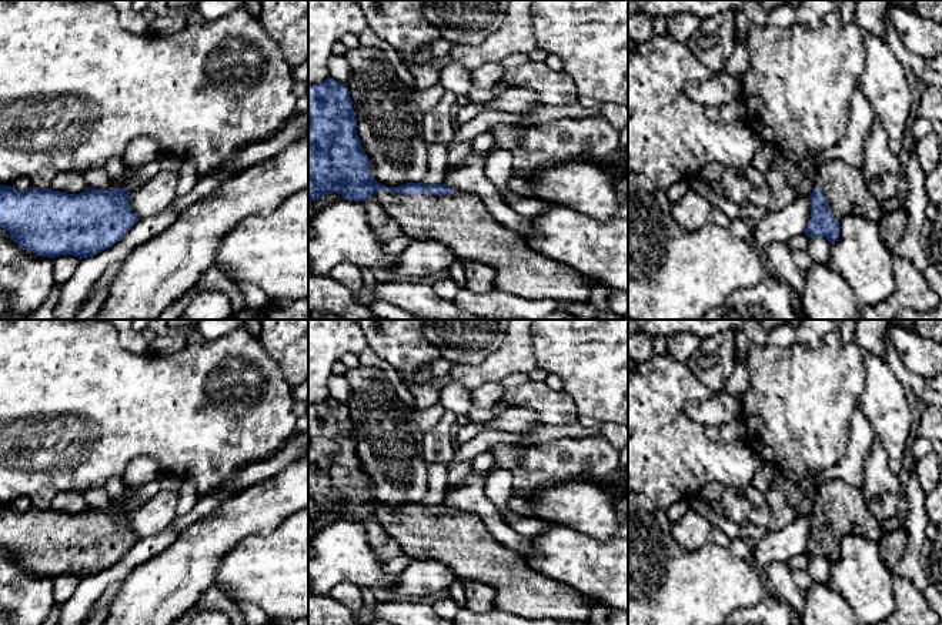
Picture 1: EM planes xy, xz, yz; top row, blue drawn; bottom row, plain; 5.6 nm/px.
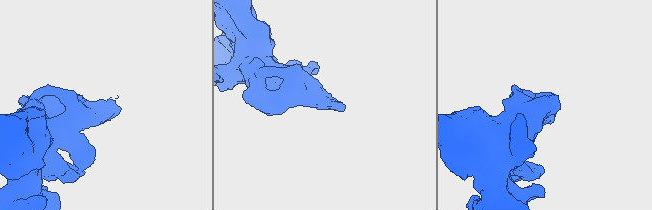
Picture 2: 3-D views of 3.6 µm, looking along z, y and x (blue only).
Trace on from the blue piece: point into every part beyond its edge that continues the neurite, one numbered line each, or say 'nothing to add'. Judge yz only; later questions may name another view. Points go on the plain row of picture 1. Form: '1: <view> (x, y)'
1: yz (842, 504)

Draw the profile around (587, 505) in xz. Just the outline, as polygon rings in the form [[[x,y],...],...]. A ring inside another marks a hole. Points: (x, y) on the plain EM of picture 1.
[[[581,478],[524,497],[532,504],[531,517],[591,538],[612,538],[625,524],[615,507],[612,487],[598,479]]]

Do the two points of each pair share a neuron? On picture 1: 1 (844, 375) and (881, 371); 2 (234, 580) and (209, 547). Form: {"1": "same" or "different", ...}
{"1": "different", "2": "different"}

